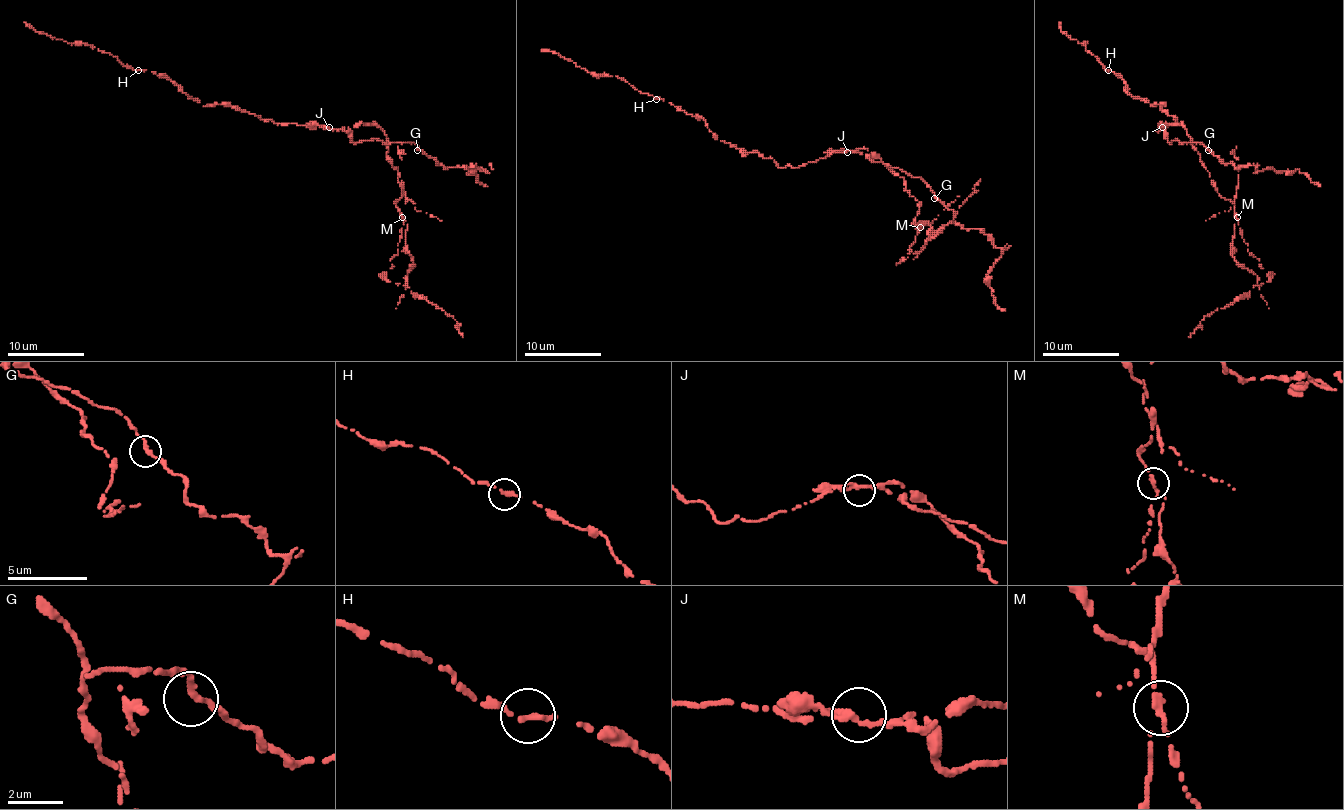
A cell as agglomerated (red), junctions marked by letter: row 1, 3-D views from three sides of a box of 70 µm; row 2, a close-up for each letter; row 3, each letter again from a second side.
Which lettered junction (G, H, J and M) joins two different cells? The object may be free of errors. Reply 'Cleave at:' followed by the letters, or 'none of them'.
Cleave at: M

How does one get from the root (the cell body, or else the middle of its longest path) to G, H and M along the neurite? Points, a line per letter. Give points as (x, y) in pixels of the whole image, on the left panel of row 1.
G: (327, 129), (350, 129), (350, 138), (354, 142), (375, 138), (386, 144), (415, 142), (417, 150)
H: (327, 129), (318, 125), (274, 123), (222, 104), (203, 106), (169, 79), (138, 70)
M: (327, 129), (348, 131), (371, 123), (384, 133), (388, 161), (402, 180), (402, 196), (396, 203), (402, 217)

